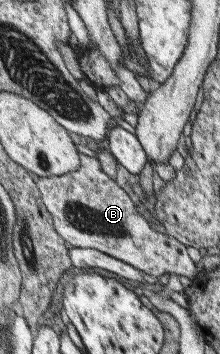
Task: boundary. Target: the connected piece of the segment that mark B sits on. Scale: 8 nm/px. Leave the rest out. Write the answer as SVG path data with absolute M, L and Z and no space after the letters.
M82 156L83 166L75 172L63 176L39 177L36 176L36 183L42 192L42 199L50 213L54 216L54 227L56 231L73 247L93 248L131 264L151 276L169 274L179 275L193 279L199 272L196 271L195 263L189 259L186 246L167 236L161 229L149 230L149 226L143 226L144 216L139 213L137 206L133 204L131 196L103 171L101 162L96 157Z

